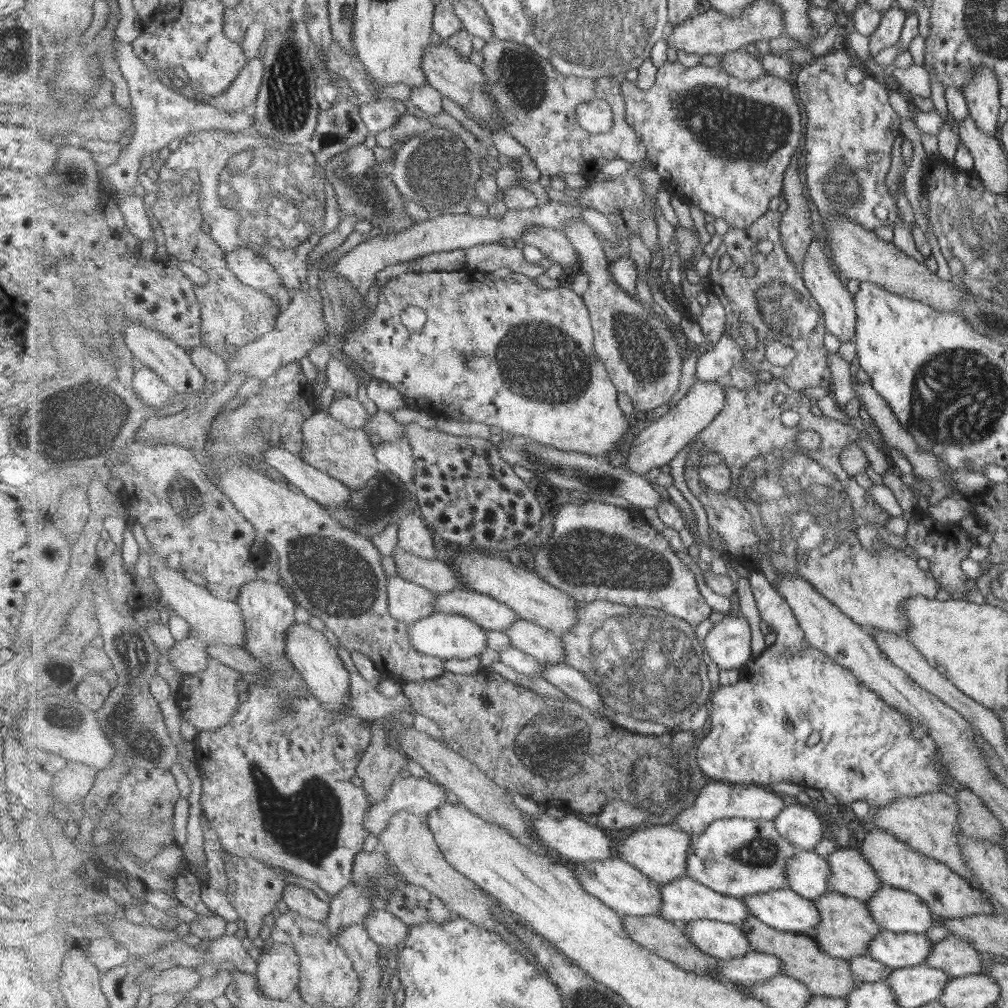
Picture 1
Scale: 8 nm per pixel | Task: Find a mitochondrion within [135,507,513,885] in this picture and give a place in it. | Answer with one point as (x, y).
(339, 579)

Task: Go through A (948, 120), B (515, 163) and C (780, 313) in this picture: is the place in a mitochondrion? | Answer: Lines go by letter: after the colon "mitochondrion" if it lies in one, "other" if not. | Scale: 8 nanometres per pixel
A: other
B: other
C: mitochondrion

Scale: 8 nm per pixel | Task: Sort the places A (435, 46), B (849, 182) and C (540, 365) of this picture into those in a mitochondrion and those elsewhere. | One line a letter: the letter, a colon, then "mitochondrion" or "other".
A: other
B: mitochondrion
C: mitochondrion

